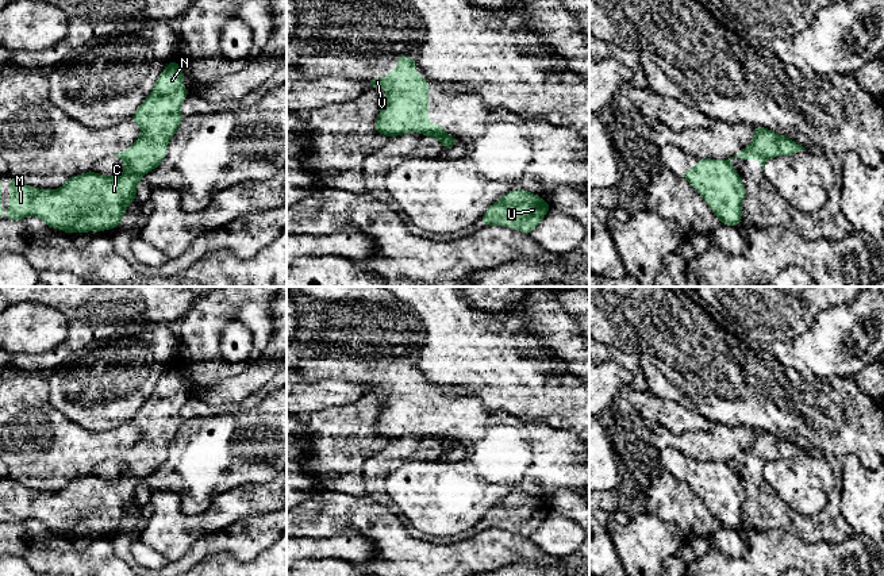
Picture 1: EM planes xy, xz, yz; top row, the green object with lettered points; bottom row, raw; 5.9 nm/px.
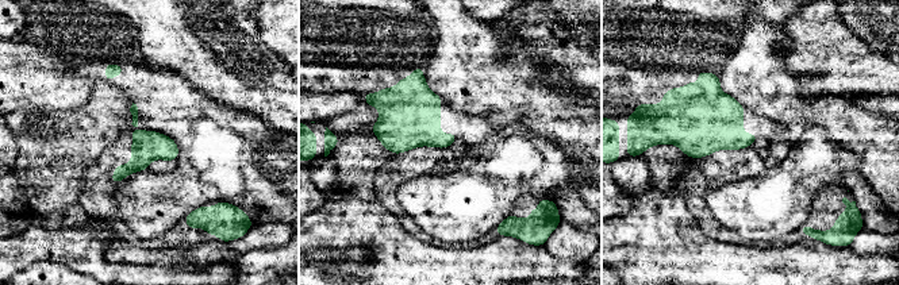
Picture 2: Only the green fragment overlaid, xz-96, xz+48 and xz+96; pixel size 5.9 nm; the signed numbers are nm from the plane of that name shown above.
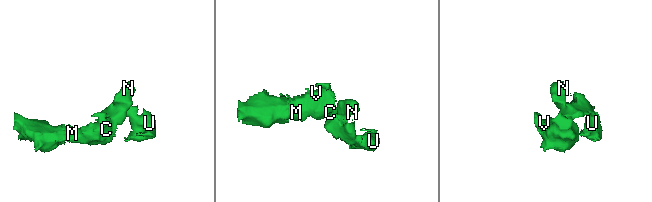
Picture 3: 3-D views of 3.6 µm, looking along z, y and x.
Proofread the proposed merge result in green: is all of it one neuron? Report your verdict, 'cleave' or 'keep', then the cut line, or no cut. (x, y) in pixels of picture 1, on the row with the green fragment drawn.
cleave; cut xz (444, 133), (426, 135)

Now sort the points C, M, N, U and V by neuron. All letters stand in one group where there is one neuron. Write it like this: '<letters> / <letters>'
C M V / N U

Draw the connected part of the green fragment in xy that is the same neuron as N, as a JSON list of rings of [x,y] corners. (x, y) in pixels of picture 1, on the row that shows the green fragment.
[[[176,59],[158,76],[153,91],[130,118],[141,128],[141,137],[127,150],[114,154],[124,162],[124,173],[146,174],[168,154],[168,142],[182,120],[180,107],[188,97],[184,70]]]

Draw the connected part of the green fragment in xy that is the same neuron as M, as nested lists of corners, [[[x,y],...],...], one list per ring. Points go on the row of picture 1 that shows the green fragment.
[[[87,172],[72,176],[58,189],[38,189],[9,176],[7,220],[38,216],[47,227],[66,234],[120,227],[126,208],[137,200],[142,174],[104,176]]]

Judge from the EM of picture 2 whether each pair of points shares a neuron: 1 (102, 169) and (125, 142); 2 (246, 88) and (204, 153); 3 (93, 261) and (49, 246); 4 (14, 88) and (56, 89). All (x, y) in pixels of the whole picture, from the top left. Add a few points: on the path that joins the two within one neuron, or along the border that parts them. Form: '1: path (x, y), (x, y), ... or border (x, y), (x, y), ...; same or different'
1: path (108, 162), (122, 149); same
2: border (204, 95), (227, 106), (257, 114), (264, 119); different
3: path (83, 251), (69, 246), (60, 246); same
4: path (25, 88), (45, 88); same

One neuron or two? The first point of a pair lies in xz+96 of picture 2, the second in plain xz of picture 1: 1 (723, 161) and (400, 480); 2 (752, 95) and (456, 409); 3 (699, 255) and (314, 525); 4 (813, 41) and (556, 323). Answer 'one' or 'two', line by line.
1: two
2: two
3: one
4: one

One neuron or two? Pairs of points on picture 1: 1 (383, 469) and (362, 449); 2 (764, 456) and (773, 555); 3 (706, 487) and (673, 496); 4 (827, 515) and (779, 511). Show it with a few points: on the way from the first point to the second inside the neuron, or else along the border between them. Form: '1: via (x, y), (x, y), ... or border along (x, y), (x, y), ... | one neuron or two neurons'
1: border along (389, 441), (364, 465), (362, 480), (365, 488) | two neurons
2: border along (753, 532), (786, 529), (794, 532), (800, 538) | two neurons
3: border along (668, 472), (680, 477), (704, 503), (713, 517) | two neurons
4: via (815, 522), (796, 522), (791, 517) | one neuron

